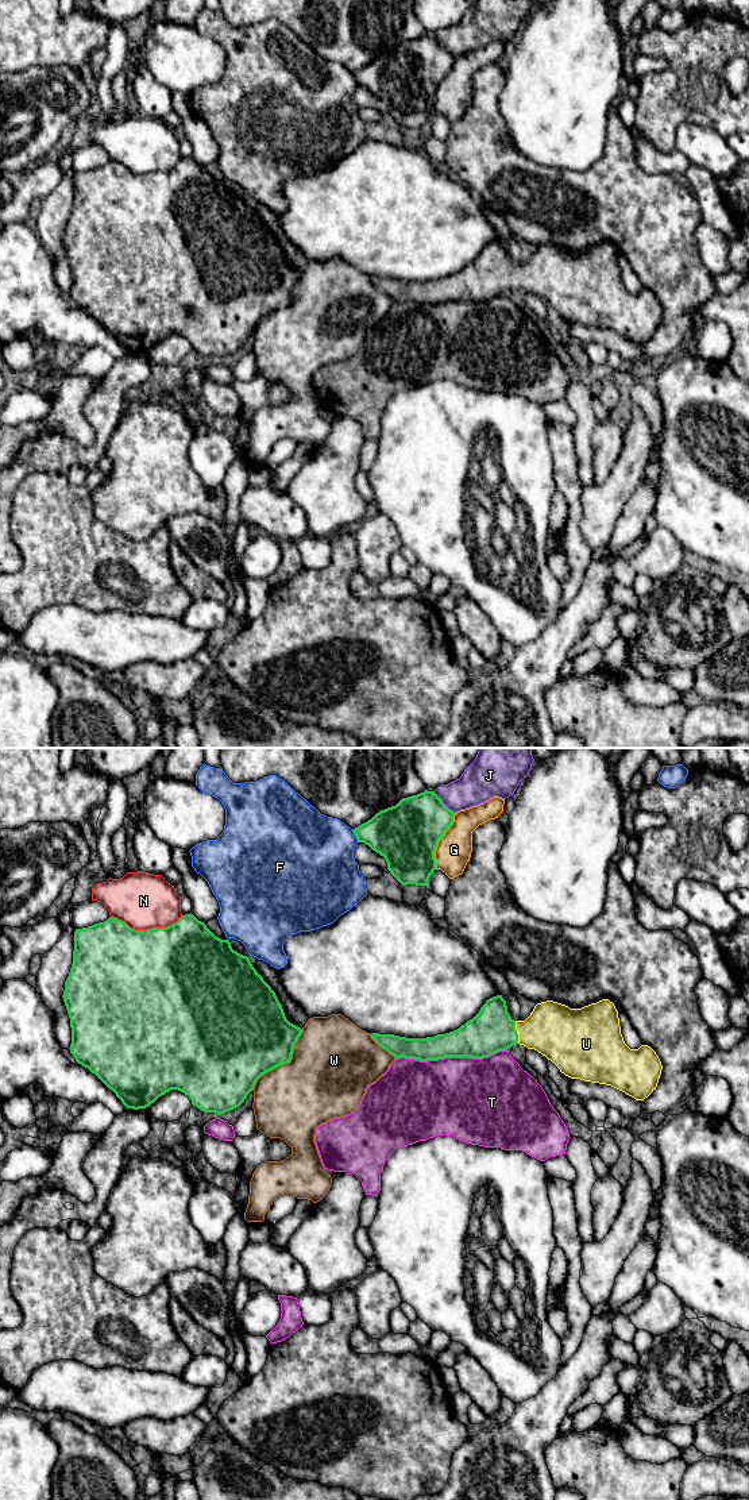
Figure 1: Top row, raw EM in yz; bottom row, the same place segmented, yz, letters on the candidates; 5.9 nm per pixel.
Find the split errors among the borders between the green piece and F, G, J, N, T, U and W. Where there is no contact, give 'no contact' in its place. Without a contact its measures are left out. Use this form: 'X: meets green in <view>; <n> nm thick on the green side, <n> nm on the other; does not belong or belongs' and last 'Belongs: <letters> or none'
F: meets green in yz; 320 nm thick on the green side, 440 nm on the other; does not belong
G: meets green in yz; 380 nm thick on the green side, 220 nm on the other; does not belong
J: meets green in yz; 360 nm thick on the green side, 220 nm on the other; does not belong
N: meets green in yz; 500 nm thick on the green side, 340 nm on the other; does not belong
T: meets green in yz; 240 nm thick on the green side, 480 nm on the other; does not belong
U: meets green in yz; 260 nm thick on the green side, 320 nm on the other; belongs
W: meets green in yz; 460 nm thick on the green side, 440 nm on the other; does not belong
Belongs: U

